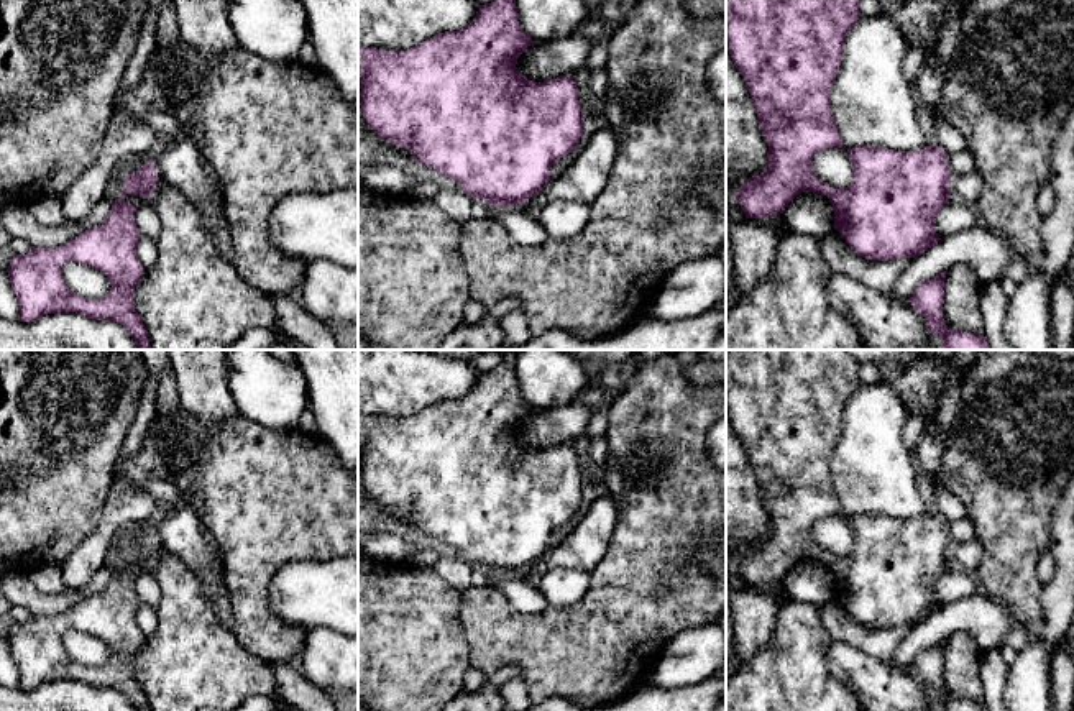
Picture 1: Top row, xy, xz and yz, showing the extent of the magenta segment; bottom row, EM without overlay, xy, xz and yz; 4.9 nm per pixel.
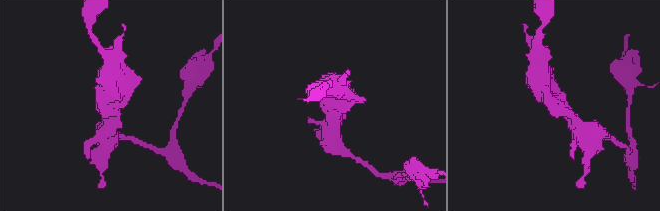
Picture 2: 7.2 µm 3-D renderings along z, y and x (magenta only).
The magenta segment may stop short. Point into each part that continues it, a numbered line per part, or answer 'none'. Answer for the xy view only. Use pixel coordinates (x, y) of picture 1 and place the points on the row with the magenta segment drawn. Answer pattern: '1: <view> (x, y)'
none

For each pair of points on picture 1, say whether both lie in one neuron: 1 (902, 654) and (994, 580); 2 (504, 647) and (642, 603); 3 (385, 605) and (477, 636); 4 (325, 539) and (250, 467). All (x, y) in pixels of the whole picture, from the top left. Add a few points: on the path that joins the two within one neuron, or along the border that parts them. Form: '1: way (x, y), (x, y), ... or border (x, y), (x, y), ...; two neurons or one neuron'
1: border (981, 590), (1010, 614); two neurons
2: way (539, 644), (601, 644), (608, 637); one neuron
3: border (462, 595), (460, 626), (472, 665); two neurons
4: way (307, 524), (268, 485); one neuron

